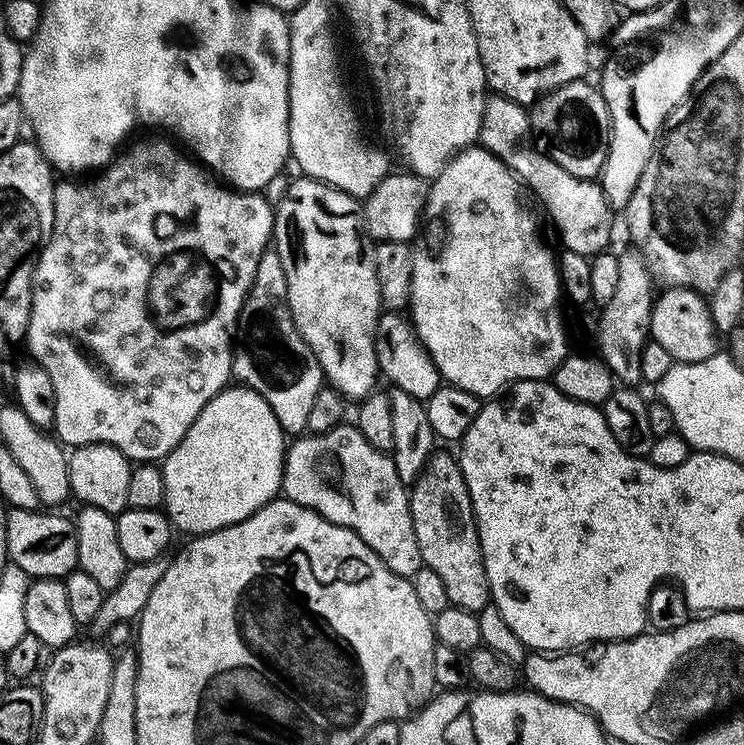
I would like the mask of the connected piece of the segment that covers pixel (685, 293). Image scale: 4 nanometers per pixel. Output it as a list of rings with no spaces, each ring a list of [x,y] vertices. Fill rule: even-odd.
[[[670,288],[661,293],[661,296],[659,293],[655,297],[652,305],[651,339],[661,344],[666,354],[670,354],[672,361],[678,364],[702,362],[715,356],[718,351],[718,333],[712,321],[709,301],[693,288]]]

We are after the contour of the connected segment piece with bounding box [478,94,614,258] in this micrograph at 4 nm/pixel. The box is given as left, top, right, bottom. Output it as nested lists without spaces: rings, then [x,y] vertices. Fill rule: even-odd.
[[[499,94],[489,95],[484,107],[479,147],[497,156],[523,183],[524,180],[528,183],[529,190],[544,203],[553,226],[560,231],[560,240],[567,251],[589,258],[597,256],[611,245],[608,243],[612,240],[614,212],[604,196],[604,189],[595,179],[583,180],[558,166],[551,154],[532,145],[528,132],[530,112],[525,105]]]

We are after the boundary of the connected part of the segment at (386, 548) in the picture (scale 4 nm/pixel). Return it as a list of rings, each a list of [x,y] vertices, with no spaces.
[[[341,422],[337,428],[322,434],[304,434],[293,440],[296,441],[287,445],[284,454],[283,495],[296,504],[314,510],[322,518],[358,534],[358,538],[362,538],[362,542],[366,542],[366,546],[370,546],[370,550],[378,554],[378,558],[382,558],[382,562],[394,570],[394,574],[411,578],[422,567],[424,559],[418,550],[418,538],[414,538],[408,505],[410,492],[398,478],[391,455],[368,443],[363,434],[348,422]]]

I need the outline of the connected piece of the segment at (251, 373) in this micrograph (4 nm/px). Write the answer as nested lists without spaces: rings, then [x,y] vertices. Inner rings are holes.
[[[266,250],[260,256],[254,282],[250,286],[248,297],[245,298],[240,311],[238,339],[235,341],[232,354],[232,376],[240,379],[237,381],[243,387],[254,390],[267,401],[274,418],[278,418],[280,429],[285,434],[300,434],[305,431],[310,406],[314,406],[314,398],[321,388],[325,387],[324,371],[320,369],[316,356],[302,338],[292,317],[286,290],[286,270],[282,270],[282,258],[274,250]]]

